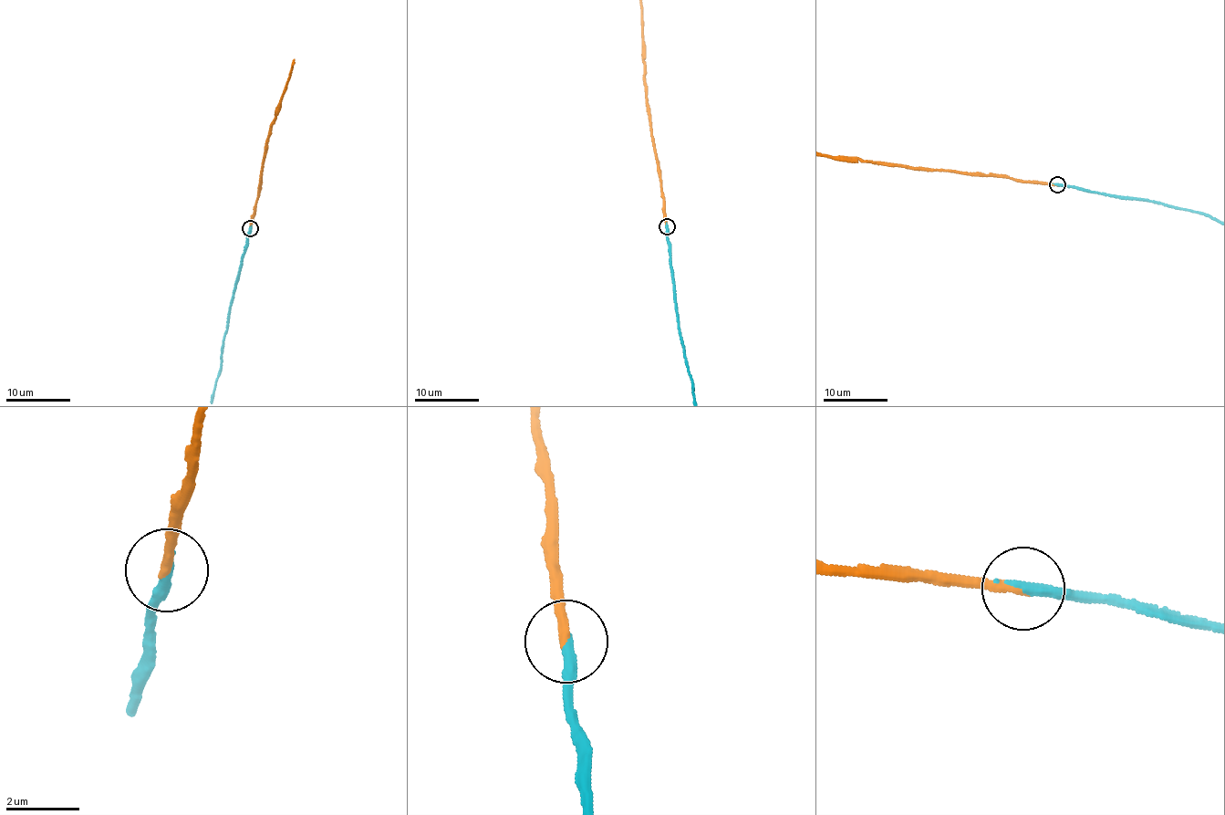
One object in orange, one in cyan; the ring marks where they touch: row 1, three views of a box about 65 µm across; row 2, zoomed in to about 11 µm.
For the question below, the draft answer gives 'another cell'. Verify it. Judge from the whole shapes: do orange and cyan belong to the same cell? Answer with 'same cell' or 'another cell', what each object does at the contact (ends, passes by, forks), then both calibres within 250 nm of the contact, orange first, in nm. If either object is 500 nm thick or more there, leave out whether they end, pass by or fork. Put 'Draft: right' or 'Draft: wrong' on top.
Draft: wrong
same cell; orange ends there; cyan ends there; 280 nm thick on the orange side, 320 nm on the other

